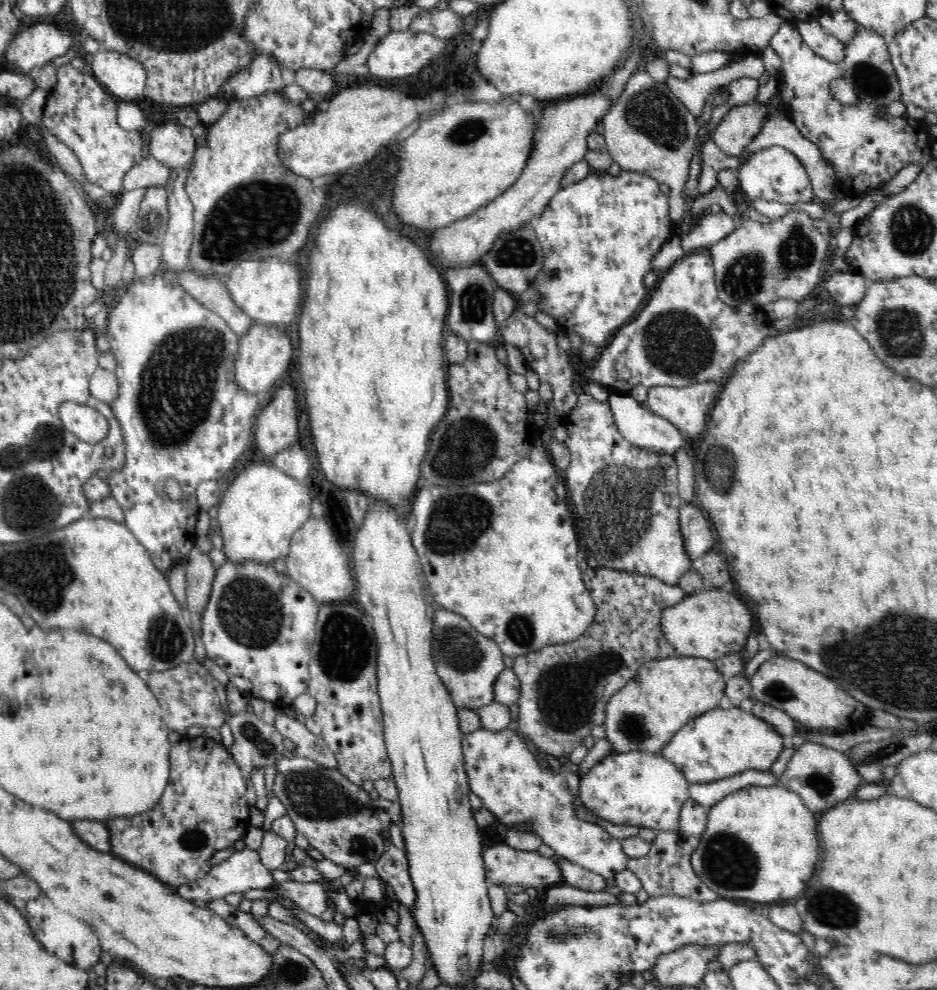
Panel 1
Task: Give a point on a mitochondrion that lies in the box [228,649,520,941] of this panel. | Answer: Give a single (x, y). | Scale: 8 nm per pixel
(314, 794)

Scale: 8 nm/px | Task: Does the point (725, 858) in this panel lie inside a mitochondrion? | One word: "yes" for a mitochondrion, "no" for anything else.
yes

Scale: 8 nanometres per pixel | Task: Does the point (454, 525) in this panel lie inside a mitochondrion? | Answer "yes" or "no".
yes

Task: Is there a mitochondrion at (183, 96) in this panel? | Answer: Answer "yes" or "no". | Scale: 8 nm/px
no

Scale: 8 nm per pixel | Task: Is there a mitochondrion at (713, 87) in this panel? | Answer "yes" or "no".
no

